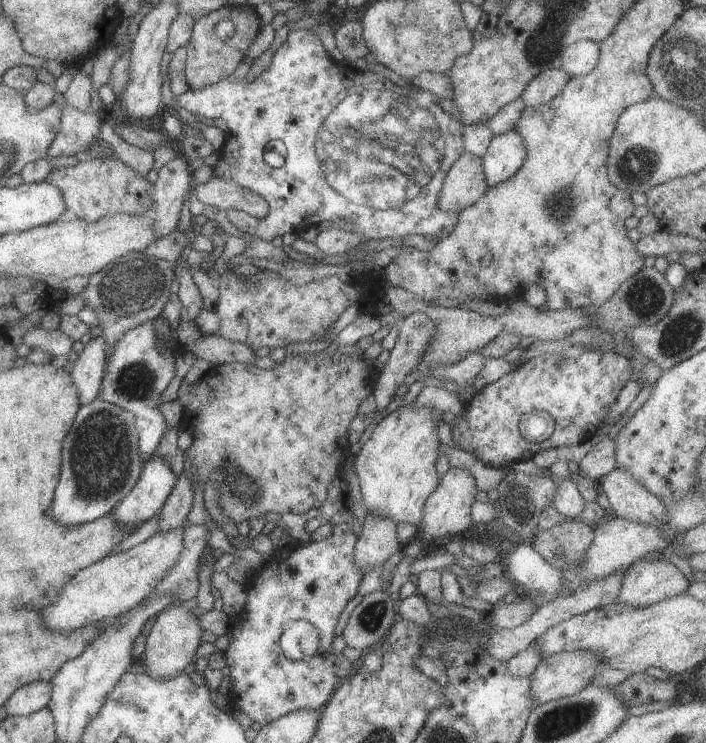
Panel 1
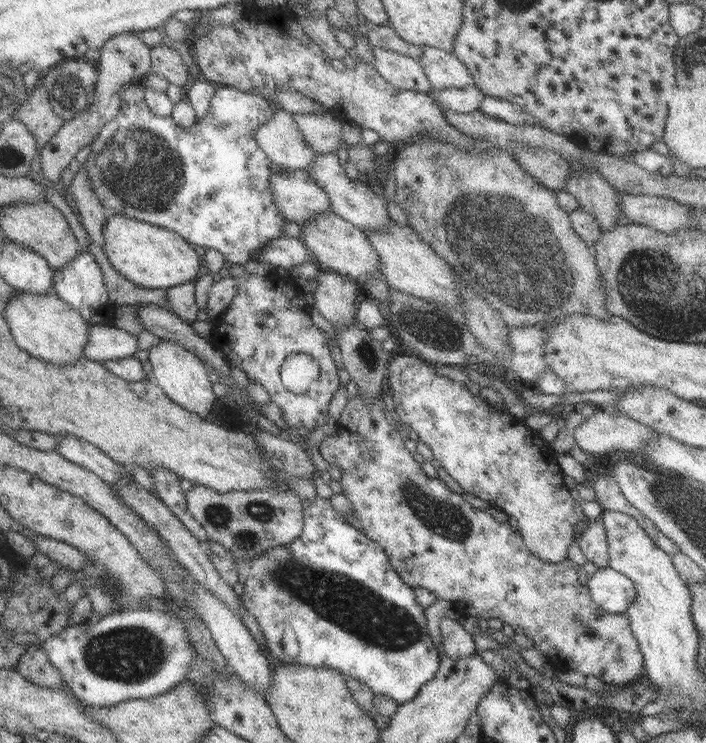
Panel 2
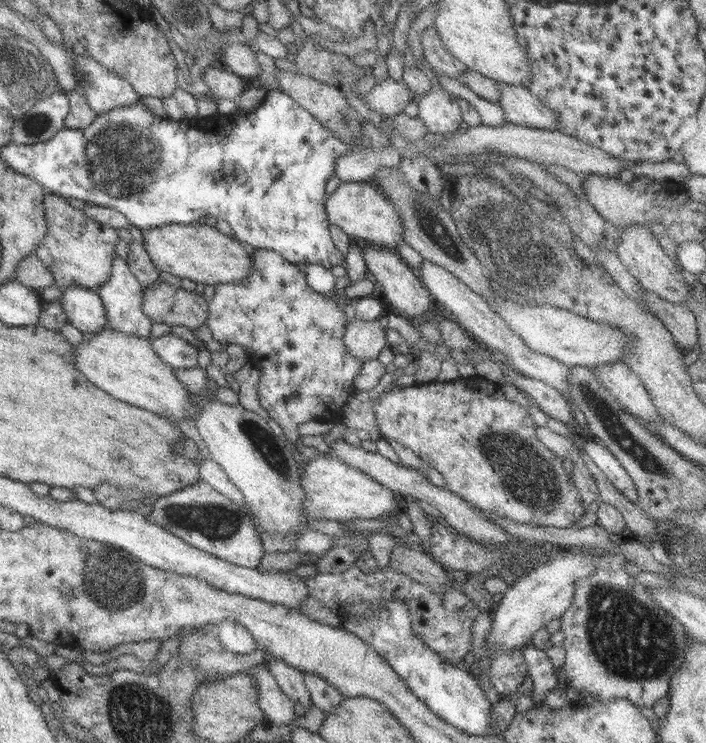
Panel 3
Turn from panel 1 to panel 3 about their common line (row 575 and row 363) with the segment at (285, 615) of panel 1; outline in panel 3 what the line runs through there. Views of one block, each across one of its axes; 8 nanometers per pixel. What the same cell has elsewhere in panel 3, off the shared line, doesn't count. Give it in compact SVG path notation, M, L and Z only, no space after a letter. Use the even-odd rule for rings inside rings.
M254 249L252 272L244 278L214 285L214 297L209 302L206 326L221 344L235 344L250 349L249 362L254 362L261 373L259 381L259 402L270 418L280 425L289 442L298 444L298 426L316 418L336 420L342 418L347 398L357 391L354 378L363 363L348 353L343 342L346 333L344 308L338 306L333 297L320 294L308 286L306 274L295 264L284 260L277 252L268 249Z

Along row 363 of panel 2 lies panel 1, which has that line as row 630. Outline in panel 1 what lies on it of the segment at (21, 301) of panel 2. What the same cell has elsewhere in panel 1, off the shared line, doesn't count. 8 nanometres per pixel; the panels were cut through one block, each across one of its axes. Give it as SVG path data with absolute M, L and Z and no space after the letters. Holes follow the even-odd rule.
M189 522L180 529L173 529L169 532L158 532L151 538L138 544L131 550L126 550L114 556L107 555L104 559L95 564L80 570L57 595L57 601L49 603L40 610L41 620L52 633L68 633L88 624L98 623L103 619L116 619L121 614L132 611L138 607L159 584L159 581L172 569L181 556L183 550L183 530L189 526Z

